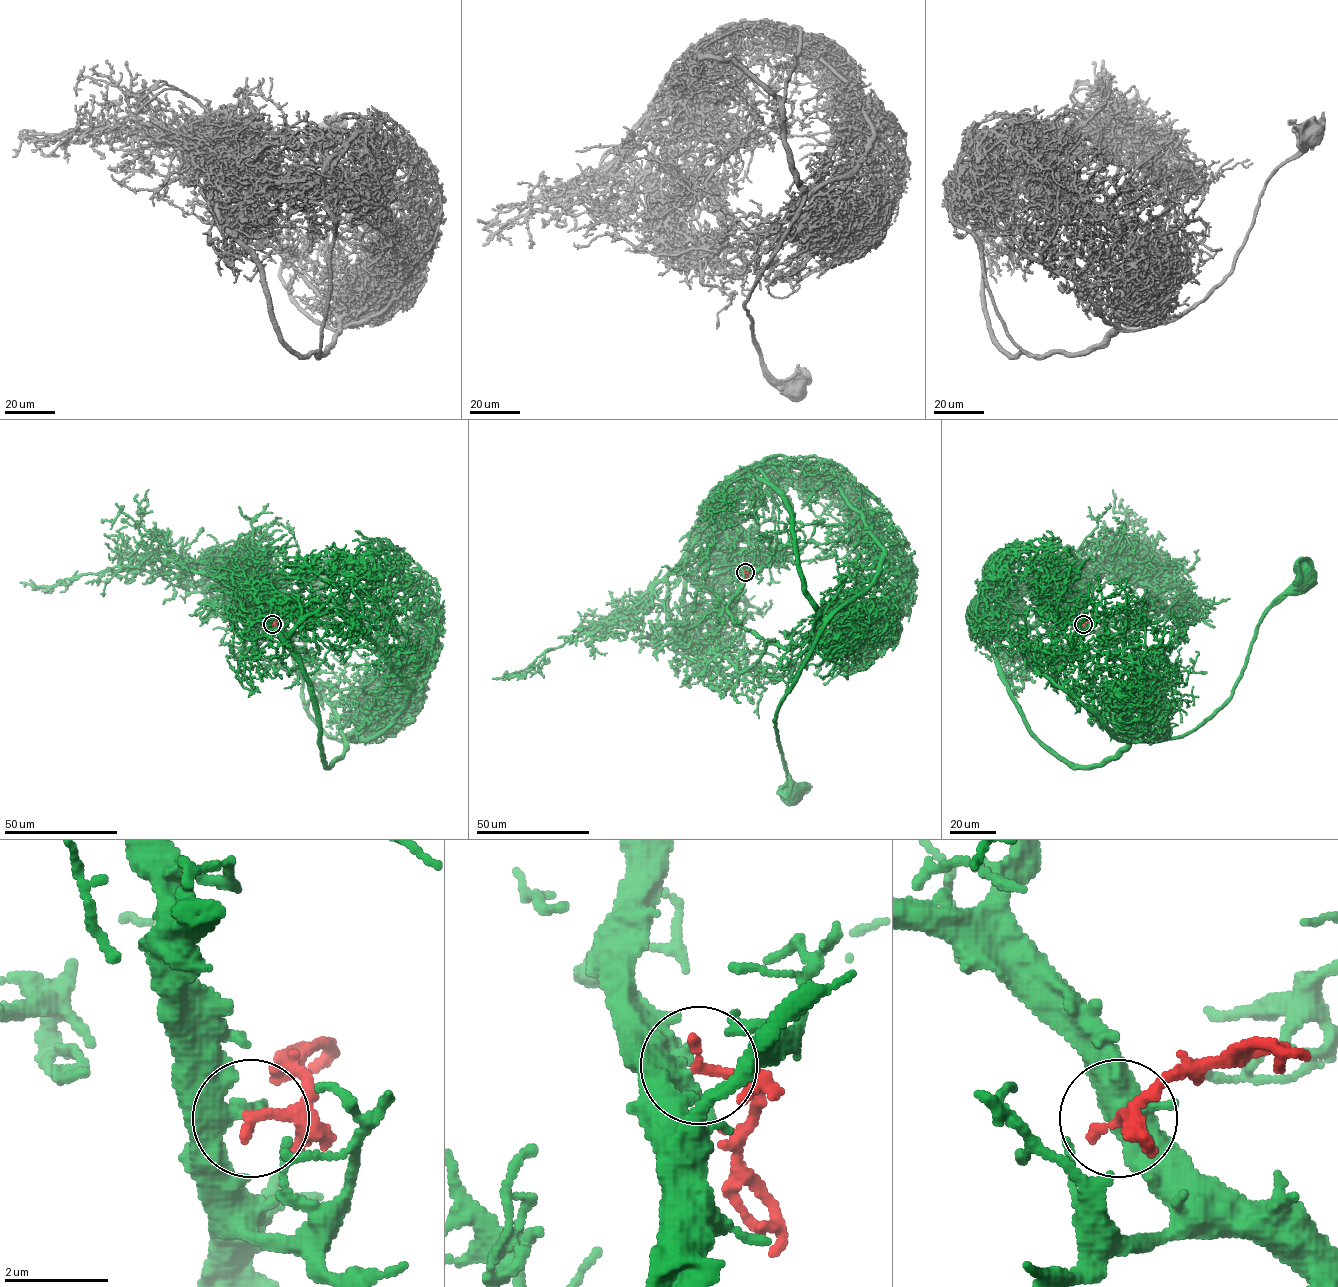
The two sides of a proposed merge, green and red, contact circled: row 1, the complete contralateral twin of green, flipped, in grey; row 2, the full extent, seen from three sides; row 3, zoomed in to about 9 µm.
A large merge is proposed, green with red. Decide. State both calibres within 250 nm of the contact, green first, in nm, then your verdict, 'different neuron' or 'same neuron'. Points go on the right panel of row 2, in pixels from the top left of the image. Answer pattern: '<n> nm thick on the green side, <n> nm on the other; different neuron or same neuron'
440 nm thick on the green side, 240 nm on the other; same neuron

